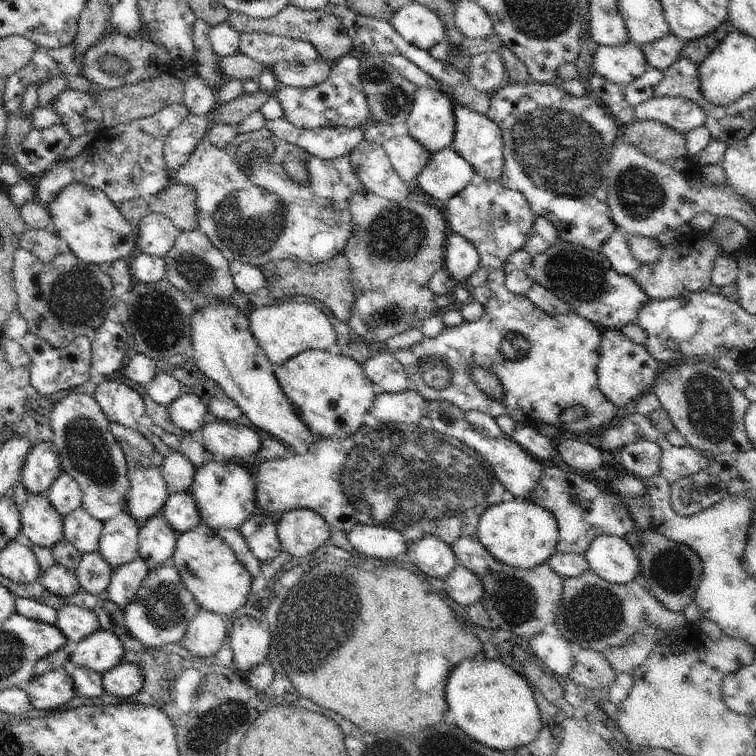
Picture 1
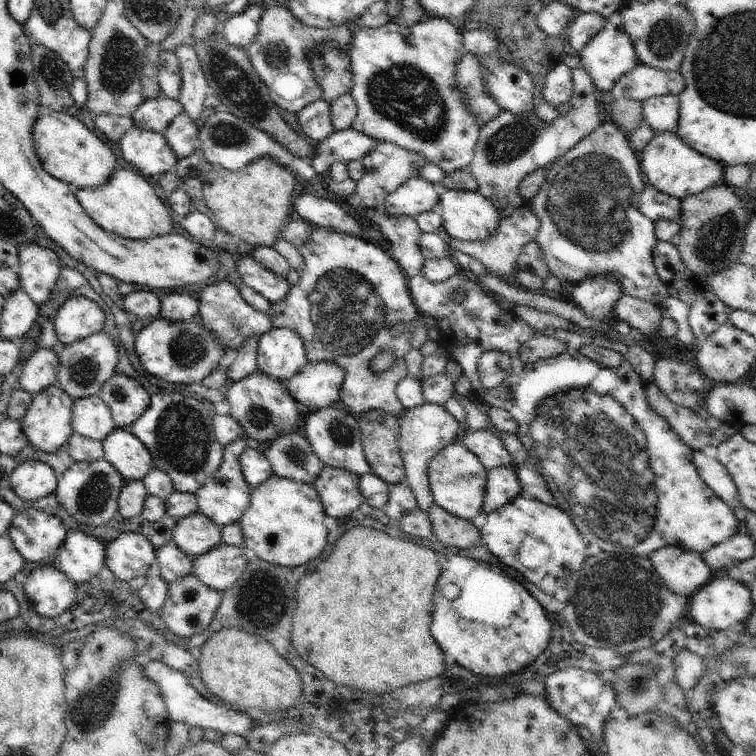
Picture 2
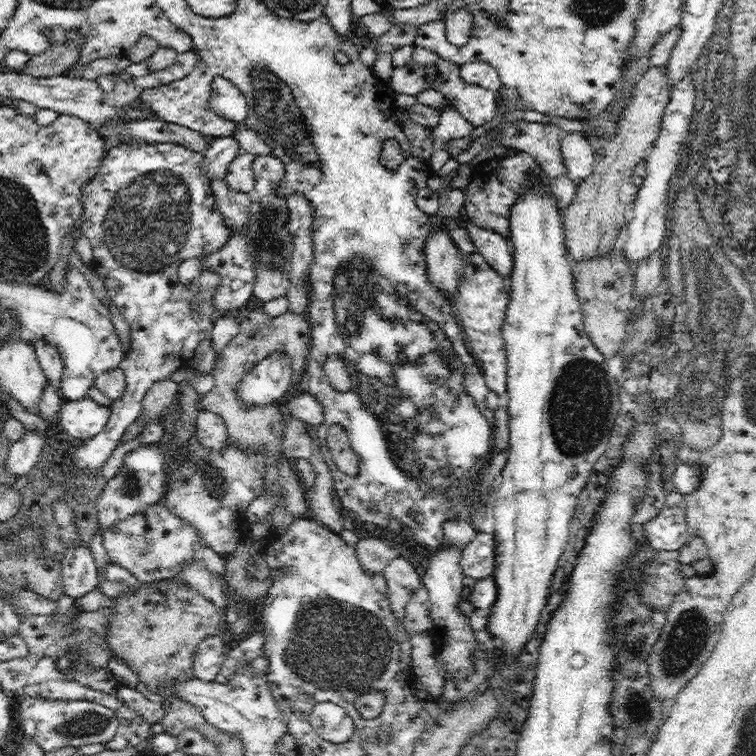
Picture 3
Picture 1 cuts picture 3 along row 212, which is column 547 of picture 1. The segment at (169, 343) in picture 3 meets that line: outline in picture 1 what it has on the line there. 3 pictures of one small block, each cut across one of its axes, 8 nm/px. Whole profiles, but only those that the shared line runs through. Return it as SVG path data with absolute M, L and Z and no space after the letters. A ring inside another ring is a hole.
M534 80L525 83L507 81L492 93L486 115L498 124L504 141L505 163L499 181L506 188L520 191L536 216L547 218L555 224L562 241L599 252L612 233L618 230L607 203L606 176L615 140L623 130L608 114L606 107L590 94L582 97L570 95L558 82L540 84Z

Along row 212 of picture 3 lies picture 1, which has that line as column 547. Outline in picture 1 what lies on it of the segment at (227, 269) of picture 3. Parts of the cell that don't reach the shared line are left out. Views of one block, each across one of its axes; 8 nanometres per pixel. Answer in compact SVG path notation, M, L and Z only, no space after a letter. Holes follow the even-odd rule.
M558 241L546 252L533 257L531 276L534 282L553 292L569 304L571 310L587 318L602 330L621 329L634 323L640 310L650 300L633 275L620 274L600 252Z

